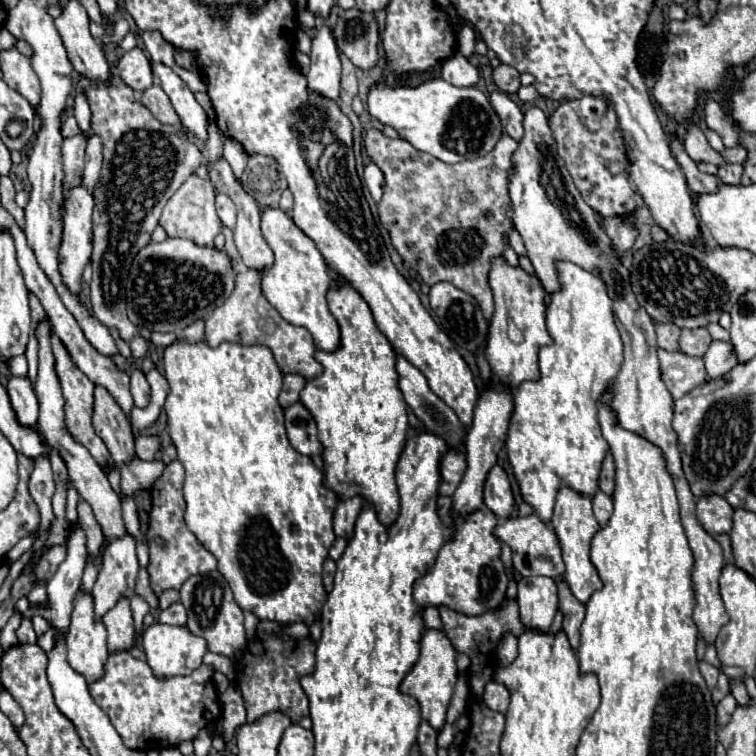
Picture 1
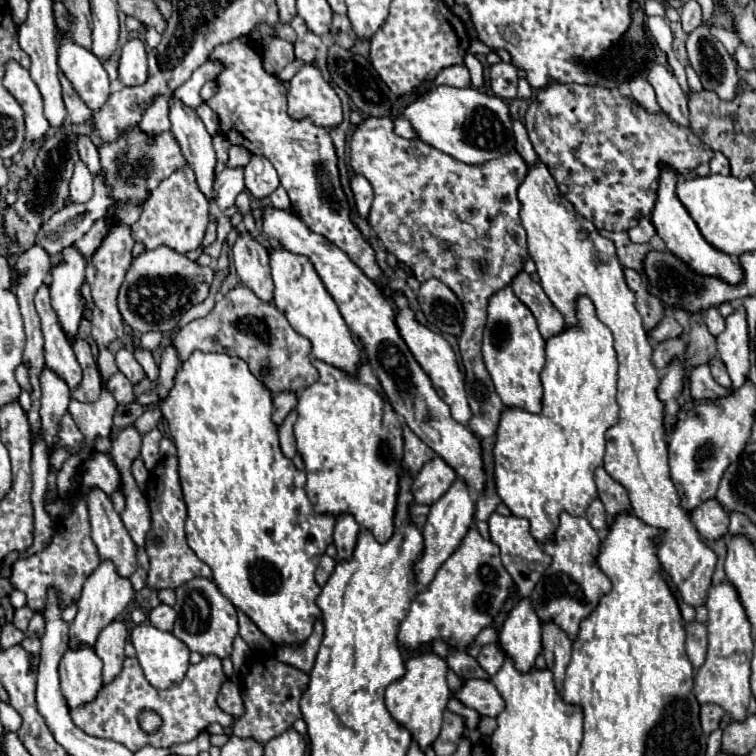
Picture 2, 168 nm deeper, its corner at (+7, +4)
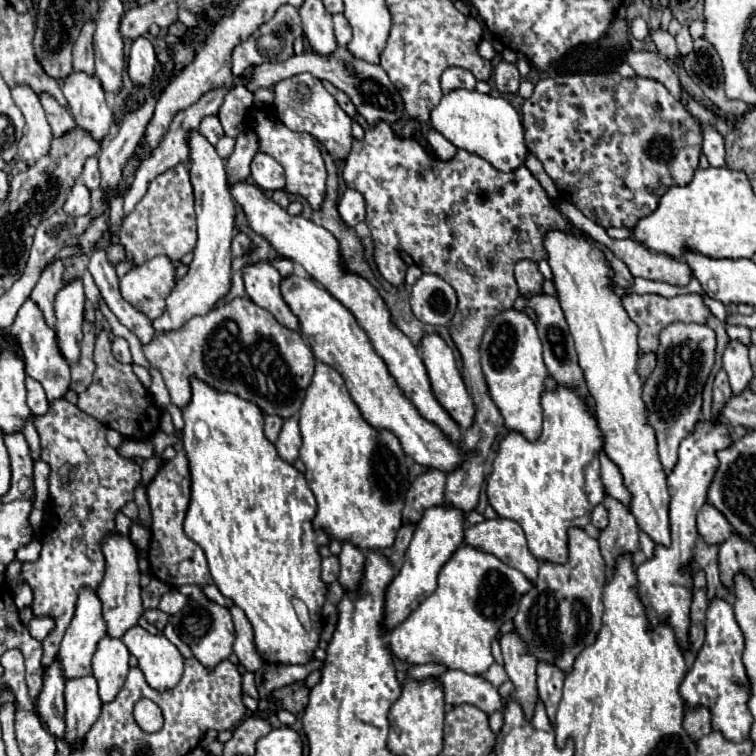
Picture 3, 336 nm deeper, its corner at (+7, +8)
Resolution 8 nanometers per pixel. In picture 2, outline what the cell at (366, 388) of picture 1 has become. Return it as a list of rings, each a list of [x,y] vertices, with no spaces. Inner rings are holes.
[[[314,360],[312,364],[320,372],[320,378],[298,396],[298,420],[294,426],[296,448],[304,460],[308,476],[306,494],[318,514],[332,514],[334,518],[338,518],[340,514],[352,514],[356,522],[364,530],[372,532],[378,542],[388,542],[394,534],[394,514],[400,492],[404,458],[402,426],[398,424],[396,414],[368,362],[360,366],[356,378],[350,378],[342,370],[320,360]]]

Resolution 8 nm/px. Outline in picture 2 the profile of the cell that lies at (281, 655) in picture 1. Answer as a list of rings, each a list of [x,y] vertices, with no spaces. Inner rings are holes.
[[[268,660],[262,666],[250,666],[250,672],[242,688],[246,714],[234,722],[232,734],[238,738],[252,738],[260,744],[266,744],[268,740],[280,736],[284,730],[292,726],[296,718],[302,718],[300,698],[304,694],[304,686],[308,686],[308,674],[288,664]]]

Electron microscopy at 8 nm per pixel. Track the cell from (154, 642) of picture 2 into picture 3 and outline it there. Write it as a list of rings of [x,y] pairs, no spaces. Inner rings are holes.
[[[132,626],[122,640],[138,658],[138,668],[154,690],[170,690],[180,682],[184,656],[164,634],[150,634],[142,626]]]

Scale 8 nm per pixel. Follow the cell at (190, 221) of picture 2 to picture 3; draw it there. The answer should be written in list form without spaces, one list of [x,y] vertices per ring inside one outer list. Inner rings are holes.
[[[186,164],[174,166],[172,170],[156,176],[150,182],[146,196],[138,202],[134,212],[126,216],[120,228],[120,244],[126,248],[126,256],[136,266],[158,254],[168,254],[170,260],[180,260],[184,254],[194,250],[196,214],[194,214],[194,194]]]

